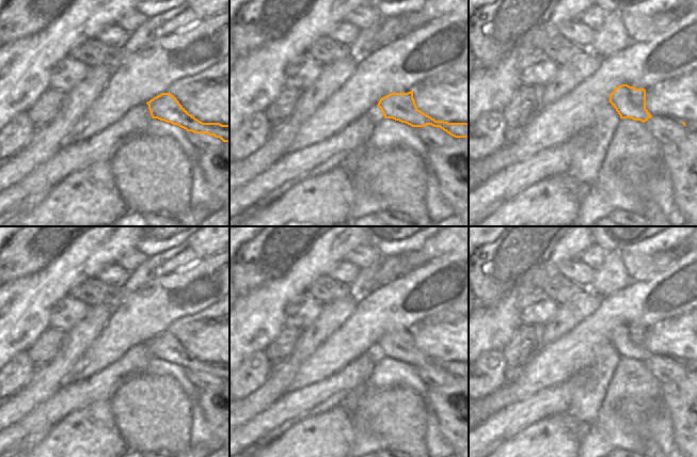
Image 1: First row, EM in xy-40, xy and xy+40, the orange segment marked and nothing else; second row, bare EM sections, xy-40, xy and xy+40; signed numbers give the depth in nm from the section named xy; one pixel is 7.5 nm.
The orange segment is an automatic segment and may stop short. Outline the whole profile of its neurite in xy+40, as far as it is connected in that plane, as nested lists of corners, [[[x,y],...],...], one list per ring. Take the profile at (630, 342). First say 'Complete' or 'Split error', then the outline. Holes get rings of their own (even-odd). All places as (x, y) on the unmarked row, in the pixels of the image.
Complete. [[[628,324],[617,326],[611,333],[609,340],[620,358],[632,358],[645,362],[652,357],[646,348],[646,329]]]

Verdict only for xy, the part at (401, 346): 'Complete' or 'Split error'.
Complete.

